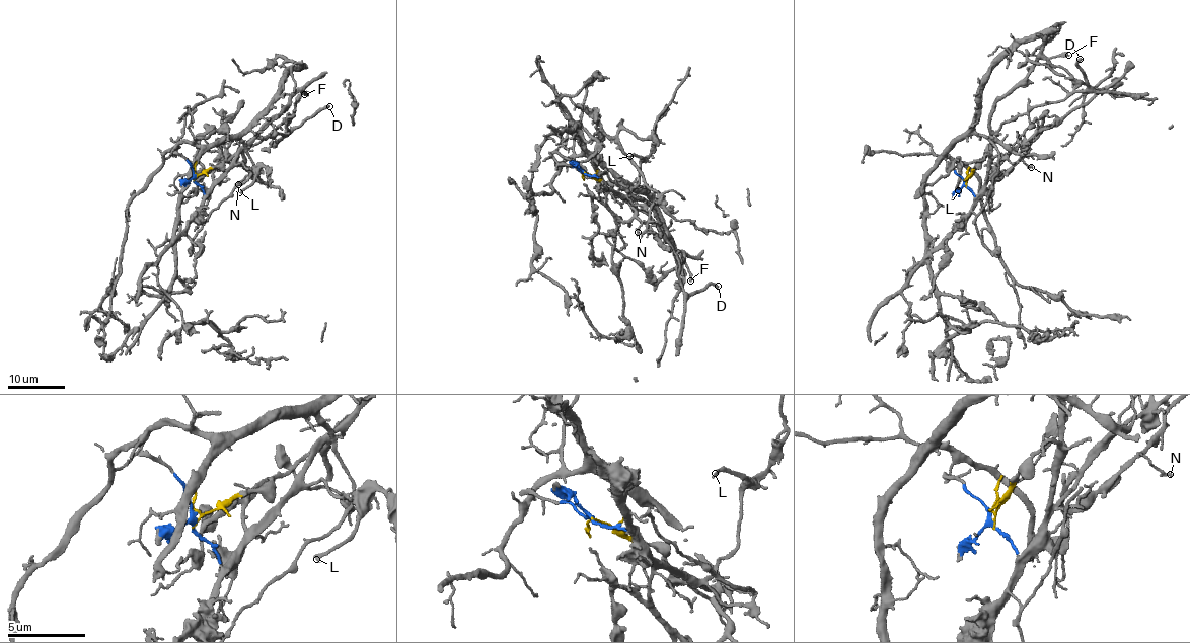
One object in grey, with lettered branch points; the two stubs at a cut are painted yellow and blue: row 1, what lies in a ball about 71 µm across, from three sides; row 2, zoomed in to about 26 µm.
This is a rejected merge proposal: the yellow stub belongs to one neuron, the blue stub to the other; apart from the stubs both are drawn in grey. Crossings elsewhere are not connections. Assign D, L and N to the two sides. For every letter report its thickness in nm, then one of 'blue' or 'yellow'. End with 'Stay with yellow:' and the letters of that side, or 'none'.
D: calibre 280 nm; yellow
L: calibre 200 nm; blue
N: calibre 160 nm; yellow
Stay with yellow: D, N

